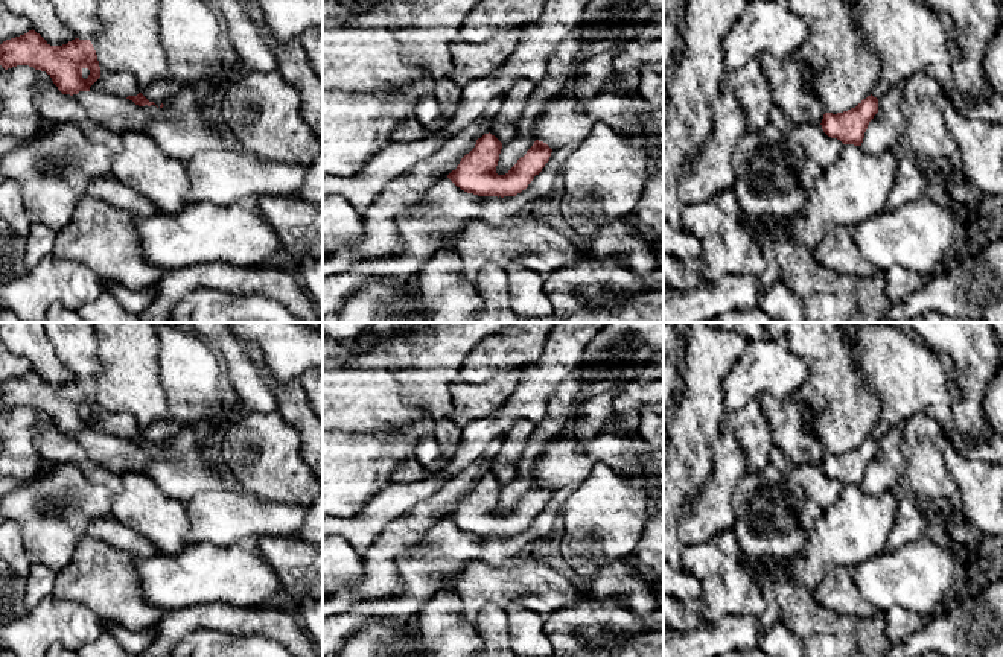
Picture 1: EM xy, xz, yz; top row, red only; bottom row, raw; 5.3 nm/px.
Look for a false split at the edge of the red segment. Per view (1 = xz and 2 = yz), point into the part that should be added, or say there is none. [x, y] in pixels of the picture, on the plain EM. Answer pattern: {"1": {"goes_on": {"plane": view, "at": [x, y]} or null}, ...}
{"1": {"goes_on": null}, "2": {"goes_on": null}}

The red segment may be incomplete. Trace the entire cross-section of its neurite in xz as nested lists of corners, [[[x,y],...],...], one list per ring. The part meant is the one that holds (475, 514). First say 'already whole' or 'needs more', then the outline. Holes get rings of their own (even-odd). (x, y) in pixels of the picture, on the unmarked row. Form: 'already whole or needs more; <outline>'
already whole; [[[484,474],[447,519],[478,537],[516,537],[542,513],[552,493],[546,484],[536,481],[505,516],[498,516],[501,490],[502,484],[495,476]]]

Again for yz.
already whole; [[[871,435],[855,449],[837,455],[825,453],[820,465],[828,478],[843,485],[861,487],[868,465],[877,453],[878,440]]]

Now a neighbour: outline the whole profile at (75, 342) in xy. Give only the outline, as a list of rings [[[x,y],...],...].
[[[46,322],[44,330],[58,359],[79,380],[91,380],[100,370],[96,322]]]

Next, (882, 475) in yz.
[[[895,427],[878,440],[878,453],[869,462],[861,484],[868,494],[895,490],[906,471],[903,430]]]

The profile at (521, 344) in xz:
[[[511,322],[487,336],[464,360],[461,377],[482,383],[499,370],[513,370],[539,362],[556,322]]]

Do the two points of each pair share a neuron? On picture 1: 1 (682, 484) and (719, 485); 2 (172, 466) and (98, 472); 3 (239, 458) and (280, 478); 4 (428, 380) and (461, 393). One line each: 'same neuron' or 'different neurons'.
1: different neurons
2: different neurons
3: same neuron
4: different neurons

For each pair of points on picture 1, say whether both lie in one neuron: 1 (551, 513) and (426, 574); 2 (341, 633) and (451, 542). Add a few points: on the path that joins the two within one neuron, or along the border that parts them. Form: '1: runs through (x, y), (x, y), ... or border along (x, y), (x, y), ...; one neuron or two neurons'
1: runs through (521, 540), (512, 548), (457, 548); one neuron
2: runs through (375, 613), (413, 606), (425, 593), (426, 575); one neuron

